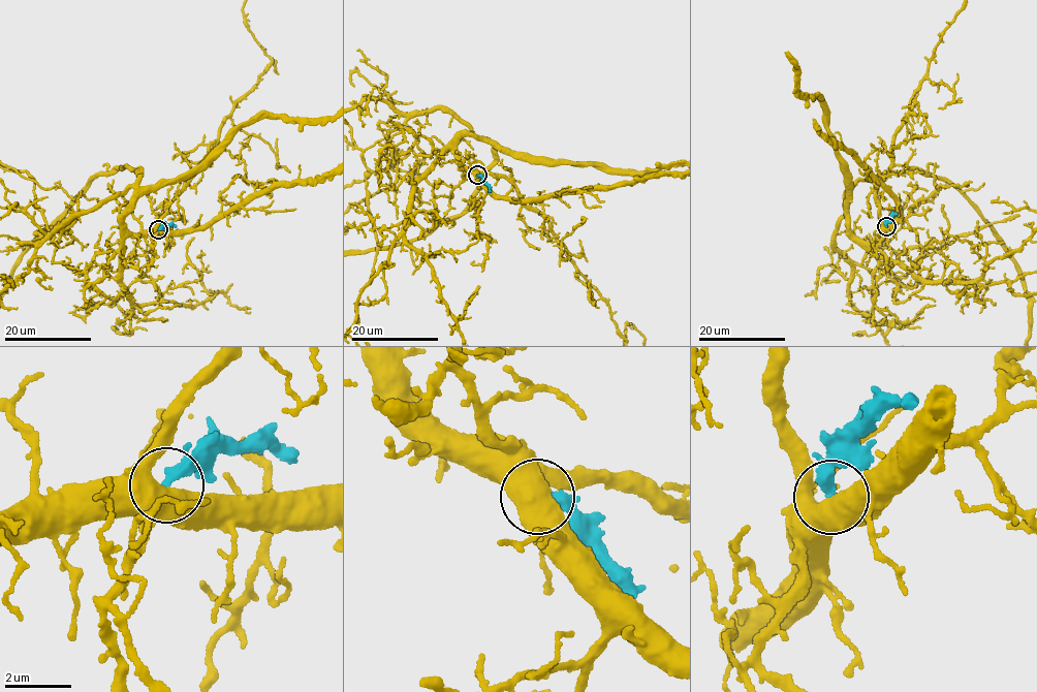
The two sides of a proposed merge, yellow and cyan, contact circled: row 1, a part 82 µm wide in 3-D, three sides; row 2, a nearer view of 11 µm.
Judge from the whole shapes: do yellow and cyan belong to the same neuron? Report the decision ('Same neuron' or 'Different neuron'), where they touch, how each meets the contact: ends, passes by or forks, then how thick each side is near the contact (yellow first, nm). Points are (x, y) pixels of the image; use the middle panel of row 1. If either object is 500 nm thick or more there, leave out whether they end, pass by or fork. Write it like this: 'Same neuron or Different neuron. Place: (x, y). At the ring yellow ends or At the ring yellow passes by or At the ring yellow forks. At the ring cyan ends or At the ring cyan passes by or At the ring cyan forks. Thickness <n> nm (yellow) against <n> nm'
Different neuron. Place: (477, 175). Thickness 550 nm (yellow) against 240 nm

